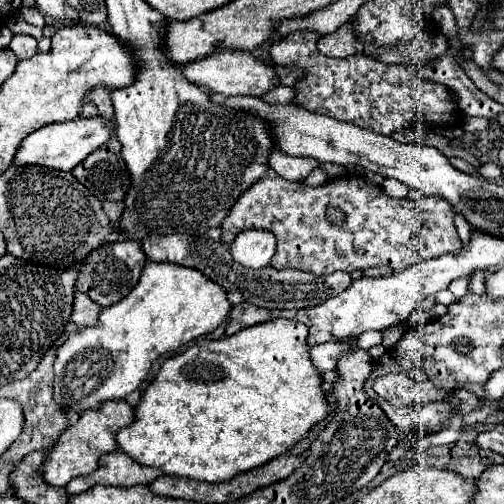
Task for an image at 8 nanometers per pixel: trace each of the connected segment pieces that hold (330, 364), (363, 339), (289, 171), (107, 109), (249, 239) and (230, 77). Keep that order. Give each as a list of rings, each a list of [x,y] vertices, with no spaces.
[[[327,342],[327,344],[319,344],[309,348],[311,354],[311,362],[319,372],[327,372],[335,368],[335,360],[339,358],[339,354],[343,352],[343,344],[341,342]]]
[[[363,332],[359,336],[359,348],[369,350],[371,346],[377,346],[383,342],[383,332]]]
[[[271,152],[271,168],[287,180],[297,180],[303,182],[307,178],[307,174],[317,168],[319,162],[311,160],[311,158],[295,158],[295,156],[287,156],[283,152]]]
[[[95,88],[85,102],[93,102],[99,108],[99,114],[103,118],[113,118],[113,106],[111,106],[111,92],[107,88]]]
[[[243,230],[237,234],[235,242],[229,246],[235,262],[247,268],[265,268],[275,254],[277,238],[269,230]]]
[[[249,52],[209,54],[201,60],[185,64],[183,66],[183,76],[187,78],[187,82],[191,82],[195,86],[203,86],[209,92],[217,92],[217,94],[223,94],[223,96],[239,96],[239,94],[261,96],[261,94],[269,92],[273,86],[277,86],[275,70],[267,64],[261,64],[259,60],[253,60],[253,56]]]

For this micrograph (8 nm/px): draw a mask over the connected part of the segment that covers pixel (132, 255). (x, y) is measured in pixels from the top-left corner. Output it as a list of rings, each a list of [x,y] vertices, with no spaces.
[[[125,240],[125,242],[113,242],[107,246],[101,246],[99,250],[93,250],[81,264],[79,276],[77,276],[77,290],[85,292],[93,302],[107,308],[121,298],[125,298],[137,284],[141,270],[147,262],[147,256],[143,254],[139,242]]]

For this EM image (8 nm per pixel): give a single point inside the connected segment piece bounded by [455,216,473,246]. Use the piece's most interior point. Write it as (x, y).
(464, 228)

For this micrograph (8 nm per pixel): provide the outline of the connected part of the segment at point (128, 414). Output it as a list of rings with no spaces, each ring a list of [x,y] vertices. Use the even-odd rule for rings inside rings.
[[[107,400],[99,408],[83,412],[79,420],[69,426],[61,438],[55,440],[55,446],[51,446],[51,450],[45,454],[41,474],[43,480],[51,486],[67,486],[71,478],[93,472],[97,468],[99,456],[115,450],[115,432],[129,426],[129,422],[133,422],[133,406],[129,406],[125,400]]]

